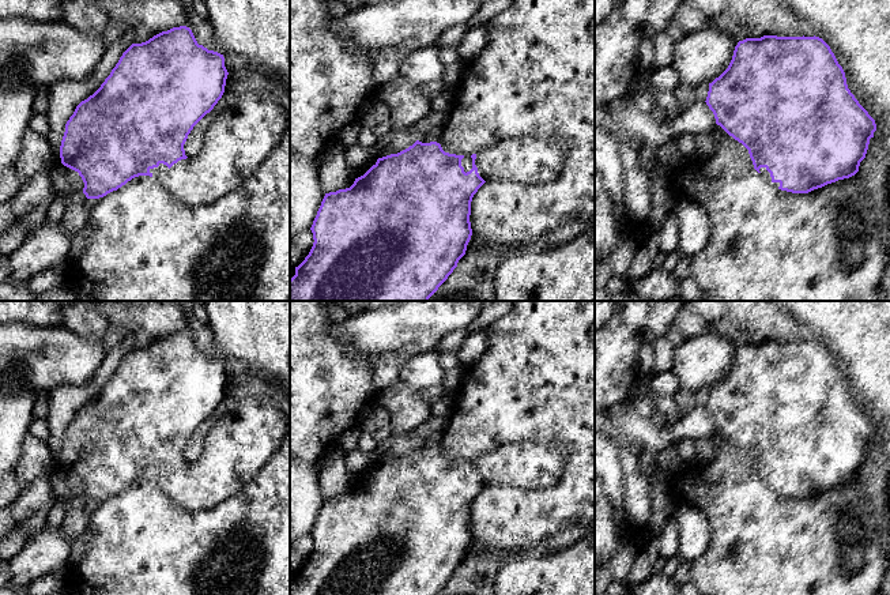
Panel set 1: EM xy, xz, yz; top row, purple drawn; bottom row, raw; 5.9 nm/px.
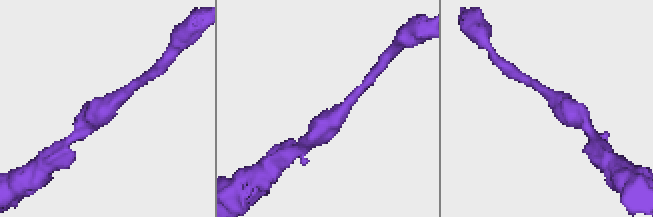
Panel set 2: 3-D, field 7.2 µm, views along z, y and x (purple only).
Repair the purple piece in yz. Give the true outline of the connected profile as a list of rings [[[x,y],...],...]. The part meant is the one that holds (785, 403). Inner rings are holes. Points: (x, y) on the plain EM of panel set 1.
[[[763,340],[739,346],[728,373],[709,388],[705,407],[716,429],[748,455],[754,474],[761,478],[765,472],[772,487],[780,489],[778,494],[792,498],[808,498],[855,481],[876,436],[875,425],[848,393],[845,377],[830,351],[815,340]]]

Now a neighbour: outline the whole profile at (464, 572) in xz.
[[[464,560],[457,568],[457,575],[448,581],[448,584],[438,592],[438,595],[461,595],[461,585],[471,583],[472,560]]]

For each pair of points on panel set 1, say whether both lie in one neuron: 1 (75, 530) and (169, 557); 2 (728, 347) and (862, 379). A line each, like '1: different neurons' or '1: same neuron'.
1: different neurons
2: different neurons

